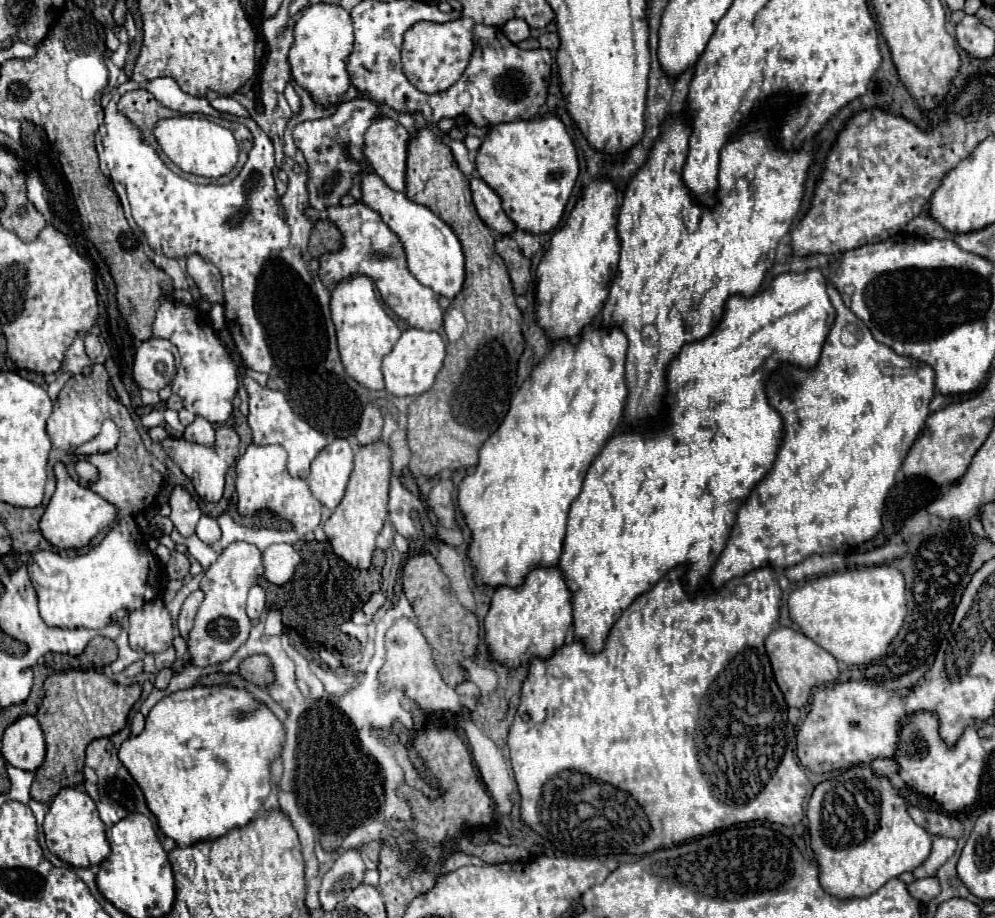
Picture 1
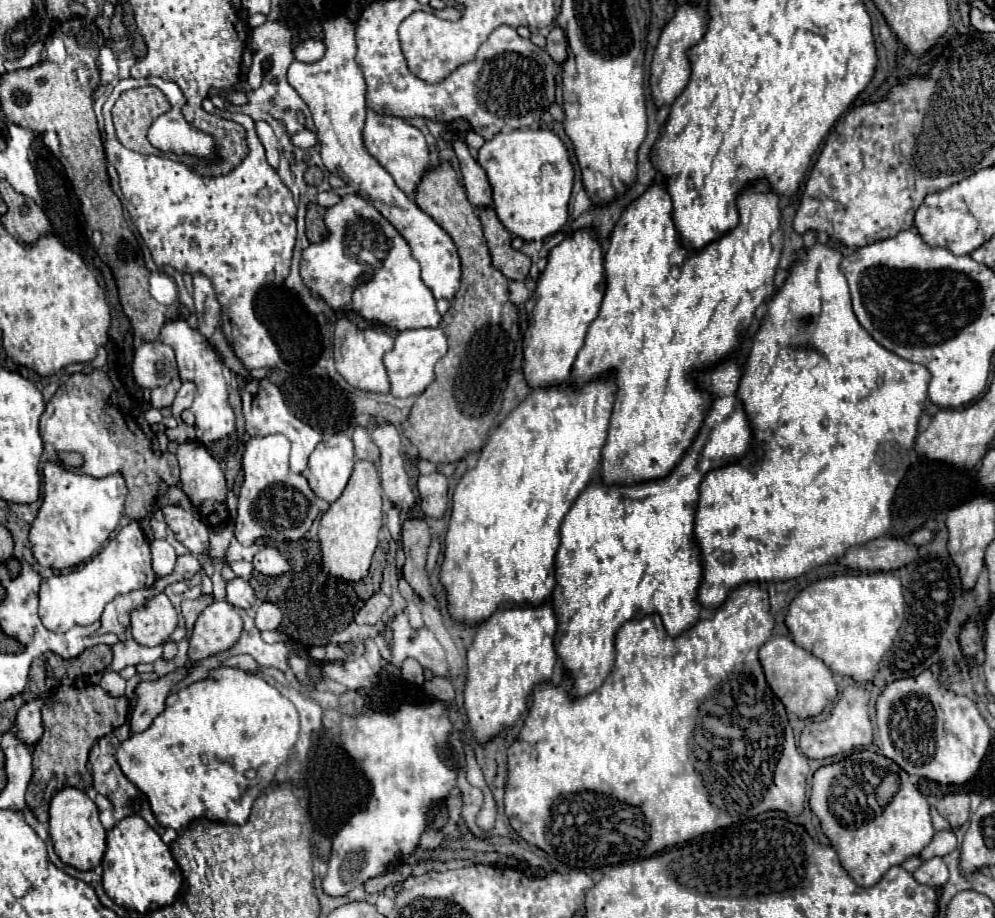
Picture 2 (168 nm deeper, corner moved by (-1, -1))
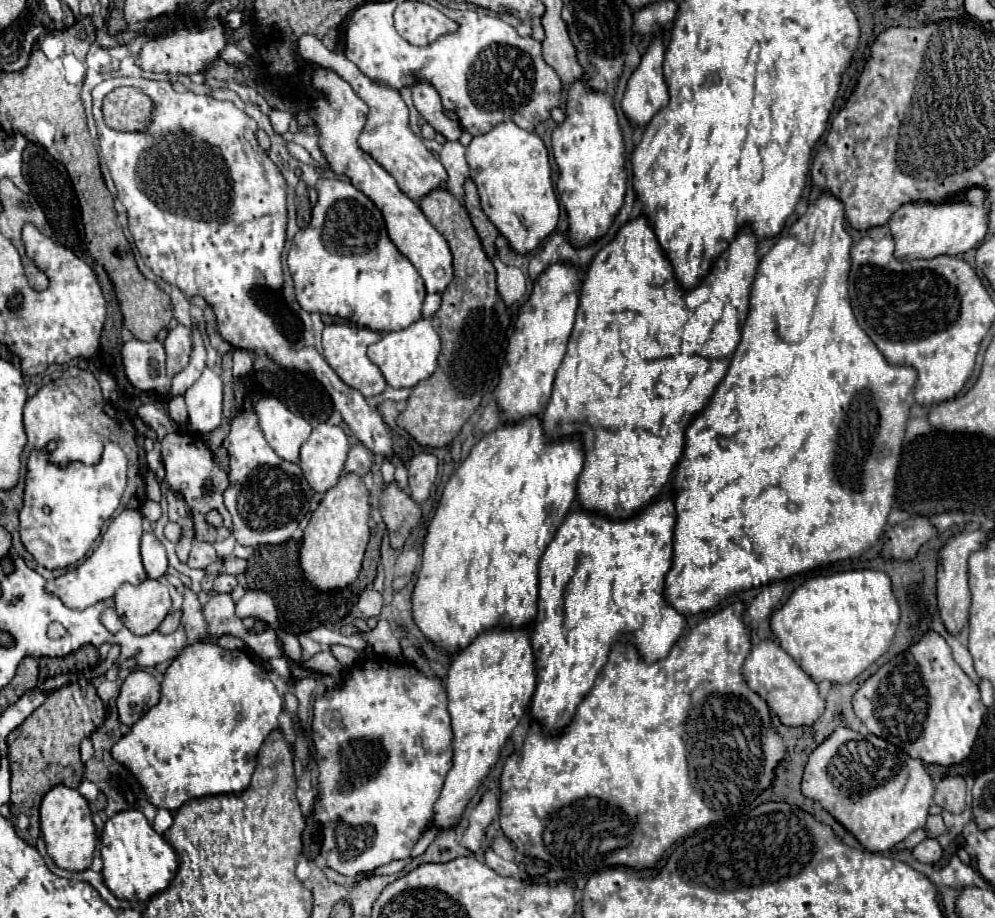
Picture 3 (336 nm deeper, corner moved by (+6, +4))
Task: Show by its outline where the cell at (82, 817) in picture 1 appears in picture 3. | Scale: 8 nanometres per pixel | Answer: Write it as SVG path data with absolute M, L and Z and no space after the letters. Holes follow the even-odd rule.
M56 785L46 793L40 805L40 829L46 841L46 851L50 859L66 871L86 871L92 865L96 849L96 829L92 823L92 813L88 801L66 785Z

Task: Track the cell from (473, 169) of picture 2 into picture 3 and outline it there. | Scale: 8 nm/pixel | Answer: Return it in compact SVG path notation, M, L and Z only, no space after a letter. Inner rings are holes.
M418 81L412 85L412 101L414 107L418 109L418 113L438 131L442 133L448 141L458 141L462 127L458 121L452 121L444 115L442 103L440 103L440 95L434 89L432 83L428 81Z

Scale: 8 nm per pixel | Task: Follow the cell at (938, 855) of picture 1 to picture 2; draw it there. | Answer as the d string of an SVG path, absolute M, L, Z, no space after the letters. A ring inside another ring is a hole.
M943 830L943 832L935 832L931 844L919 854L921 860L931 860L931 858L943 858L949 852L953 852L957 848L957 840L955 834L951 830Z

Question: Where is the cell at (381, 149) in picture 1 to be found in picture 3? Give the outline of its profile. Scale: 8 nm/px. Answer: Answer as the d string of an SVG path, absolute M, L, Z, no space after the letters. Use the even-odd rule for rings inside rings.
M304 35L298 41L298 49L300 55L310 61L316 63L320 67L326 69L334 69L334 73L338 73L344 81L348 81L354 89L354 93L370 107L370 115L368 115L368 123L358 139L358 145L362 151L366 151L376 163L380 163L398 183L398 187L412 199L412 201L420 201L424 195L428 195L434 189L444 187L444 183L448 181L446 169L442 167L442 163L426 149L426 145L422 143L420 137L416 137L410 131L408 125L408 107L402 101L400 93L392 87L384 87L378 81L366 77L352 61L346 59L344 53L334 53L328 51L314 35Z

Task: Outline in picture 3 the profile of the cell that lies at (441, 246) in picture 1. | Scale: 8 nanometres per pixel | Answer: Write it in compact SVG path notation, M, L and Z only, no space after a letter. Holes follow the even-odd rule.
M316 69L312 73L312 87L322 91L322 97L312 101L310 117L314 119L320 131L320 149L326 155L330 167L338 175L346 175L356 189L366 193L374 205L382 211L388 237L396 245L396 249L416 267L420 277L424 279L428 293L442 293L452 281L452 253L444 235L440 235L424 217L420 207L400 191L398 183L390 173L386 173L368 153L358 147L358 135L362 133L368 117L368 105L352 91L352 87L342 81L330 69Z

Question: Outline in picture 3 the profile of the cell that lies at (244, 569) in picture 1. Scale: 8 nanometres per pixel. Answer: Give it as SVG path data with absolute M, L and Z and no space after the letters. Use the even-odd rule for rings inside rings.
M142 669L132 671L124 679L120 695L116 699L120 723L134 725L148 709L158 703L158 697L160 685L154 681L154 677Z

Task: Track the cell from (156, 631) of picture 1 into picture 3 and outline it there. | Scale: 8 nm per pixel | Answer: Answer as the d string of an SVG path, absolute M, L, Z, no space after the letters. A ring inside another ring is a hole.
M146 579L138 585L122 585L116 595L116 615L134 635L148 635L170 613L172 601L168 587L160 581Z

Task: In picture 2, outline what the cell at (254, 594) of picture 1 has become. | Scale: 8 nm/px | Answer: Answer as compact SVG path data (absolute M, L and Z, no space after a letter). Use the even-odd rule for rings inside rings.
M241 578L227 582L227 600L243 610L249 610L255 604L255 590Z

